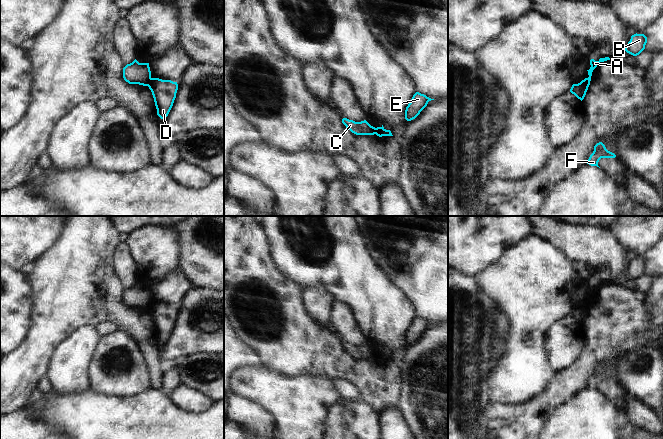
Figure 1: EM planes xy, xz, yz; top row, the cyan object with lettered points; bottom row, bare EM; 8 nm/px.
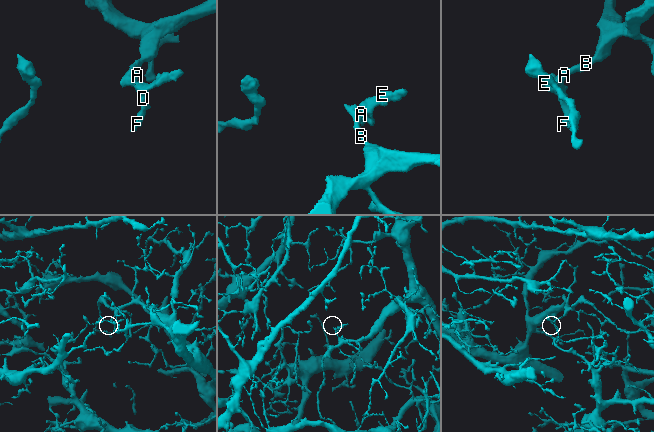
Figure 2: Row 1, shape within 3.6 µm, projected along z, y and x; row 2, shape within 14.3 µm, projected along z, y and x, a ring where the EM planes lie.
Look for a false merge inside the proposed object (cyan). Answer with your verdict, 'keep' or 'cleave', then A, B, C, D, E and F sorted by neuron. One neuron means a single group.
cleave; groups A B C / D E F

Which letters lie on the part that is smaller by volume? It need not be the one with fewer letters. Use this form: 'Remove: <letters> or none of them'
Remove: D, E, F

